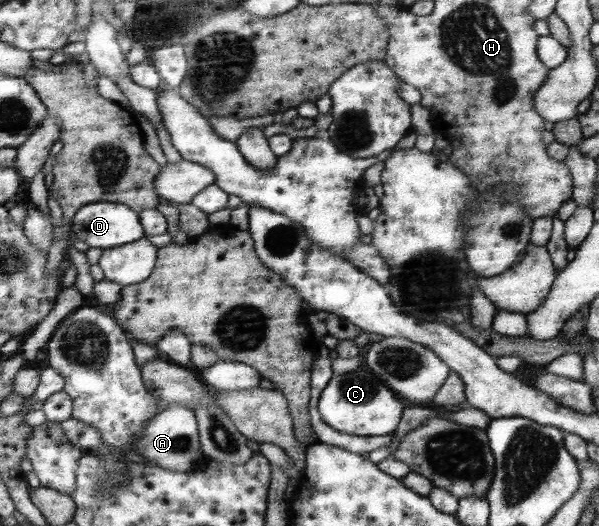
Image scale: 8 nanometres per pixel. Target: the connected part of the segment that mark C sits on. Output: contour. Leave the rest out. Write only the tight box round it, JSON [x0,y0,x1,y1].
[316,368,403,436]

